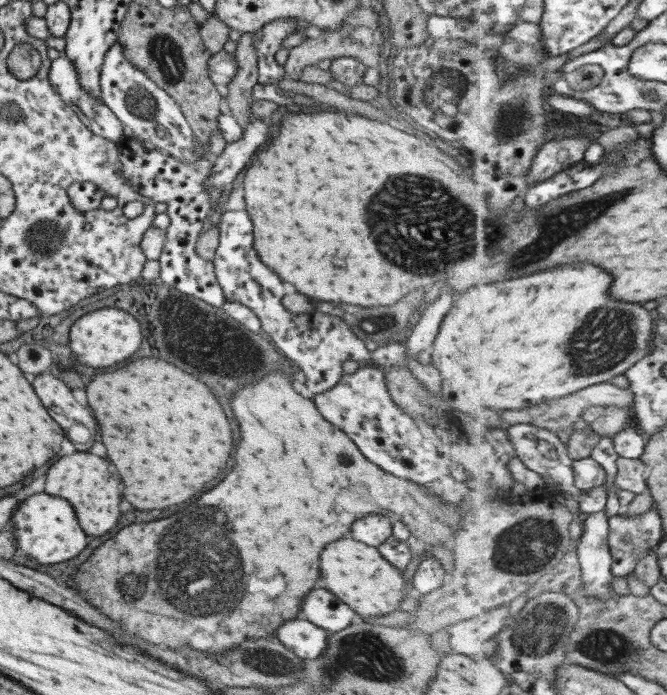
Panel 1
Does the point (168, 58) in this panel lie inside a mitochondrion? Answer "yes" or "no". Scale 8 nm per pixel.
yes

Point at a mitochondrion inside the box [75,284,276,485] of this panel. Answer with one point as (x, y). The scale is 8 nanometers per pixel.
(217, 347)

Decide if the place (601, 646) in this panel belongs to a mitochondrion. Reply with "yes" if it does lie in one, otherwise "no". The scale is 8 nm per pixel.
yes

